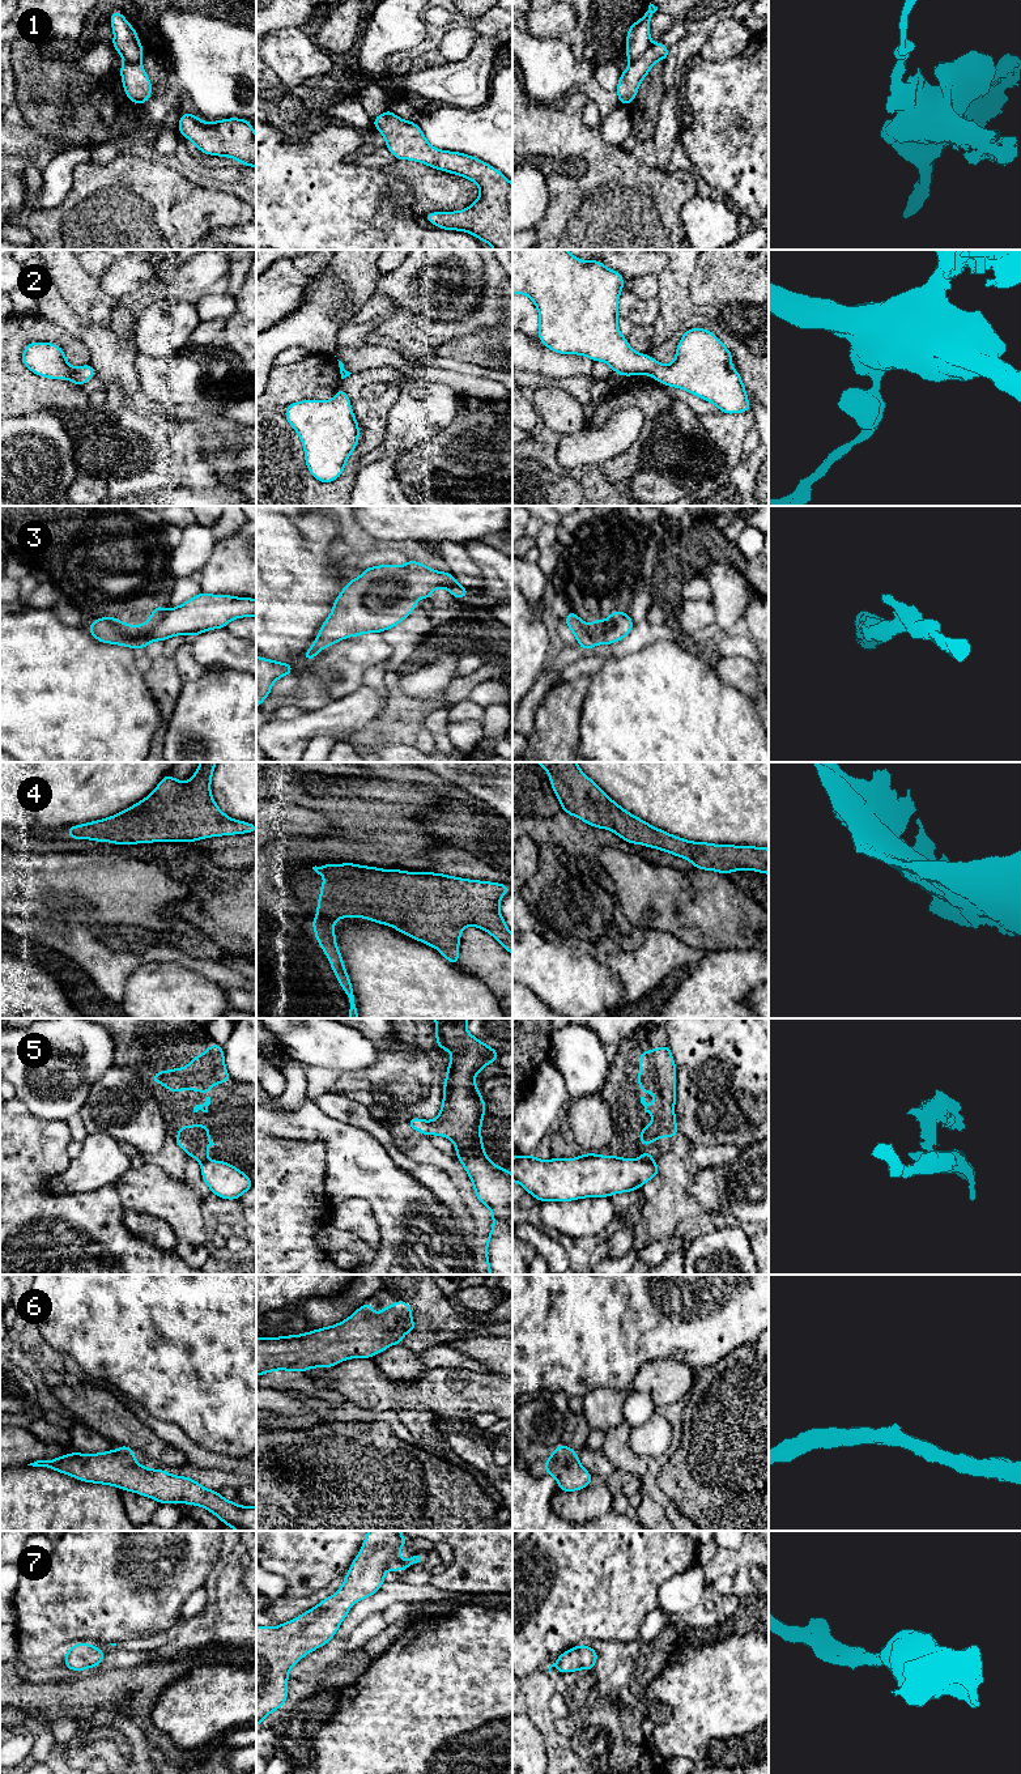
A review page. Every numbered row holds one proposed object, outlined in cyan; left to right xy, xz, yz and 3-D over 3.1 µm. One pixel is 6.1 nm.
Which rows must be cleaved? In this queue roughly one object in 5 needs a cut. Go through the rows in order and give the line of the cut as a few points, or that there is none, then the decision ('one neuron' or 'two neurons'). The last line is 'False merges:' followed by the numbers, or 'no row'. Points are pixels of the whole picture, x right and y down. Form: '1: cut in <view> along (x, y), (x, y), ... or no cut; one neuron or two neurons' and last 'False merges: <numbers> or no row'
1: cut in yz along (651, 45), (632, 62); two neurons
2: no cut; one neuron
3: no cut; one neuron
4: no cut; one neuron
5: cut in yz along (639, 1158), (654, 1161); two neurons
6: no cut; one neuron
7: no cut; one neuron
False merges: 1, 5

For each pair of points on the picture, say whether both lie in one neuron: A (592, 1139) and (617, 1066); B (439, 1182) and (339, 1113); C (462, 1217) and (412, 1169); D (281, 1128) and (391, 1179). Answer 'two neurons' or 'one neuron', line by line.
A: two neurons
B: one neuron
C: one neuron
D: one neuron

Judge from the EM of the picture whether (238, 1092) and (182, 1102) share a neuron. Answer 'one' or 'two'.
one

